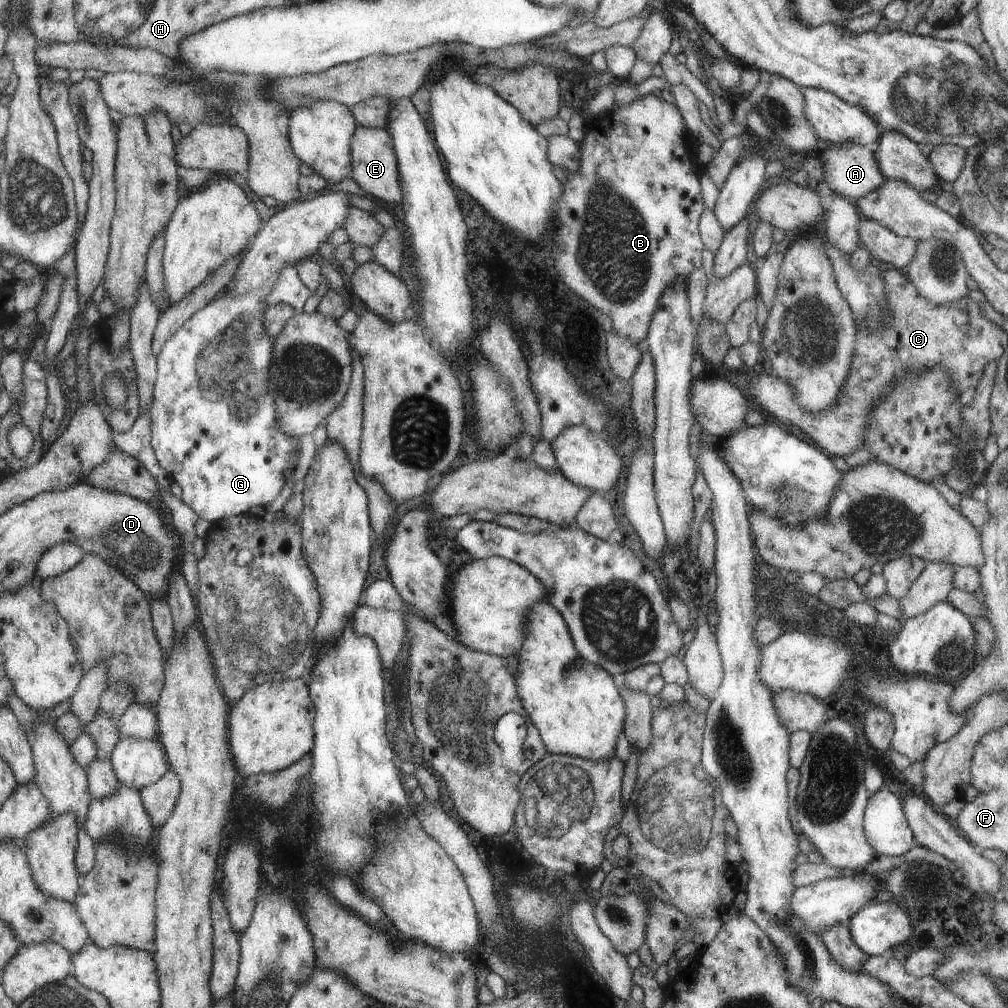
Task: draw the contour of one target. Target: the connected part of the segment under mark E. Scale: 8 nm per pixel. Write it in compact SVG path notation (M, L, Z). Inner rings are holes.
M357 126L351 141L351 174L354 183L365 194L385 204L400 204L403 194L400 188L399 162L396 160L392 136L385 129Z

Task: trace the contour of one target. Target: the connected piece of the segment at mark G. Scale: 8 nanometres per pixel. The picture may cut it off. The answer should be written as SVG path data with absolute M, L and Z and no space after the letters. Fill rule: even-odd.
M345 190L343 192L321 194L321 196L318 195L311 198L302 198L301 201L291 203L282 210L279 210L277 214L269 217L269 220L259 230L259 234L256 234L251 239L251 243L248 245L248 252L245 254L237 271L233 274L231 281L223 288L223 294L217 294L207 307L204 307L188 320L185 320L185 323L163 344L163 347L156 355L156 382L152 389L149 408L151 420L150 446L157 463L165 470L168 479L170 481L175 480L181 488L180 501L189 506L189 509L195 512L195 515L205 523L211 524L224 518L243 515L254 506L264 507L267 502L271 501L280 492L283 482L290 476L291 471L295 467L297 460L293 462L294 457L292 454L293 451L298 449L299 456L299 440L296 437L284 436L284 433L280 432L277 418L275 418L277 414L275 414L275 408L273 408L275 394L267 387L271 378L271 365L269 365L269 362L273 356L274 340L269 338L263 326L263 315L268 308L266 305L267 296L269 296L273 286L275 286L279 272L285 266L295 264L301 259L309 258L309 256L316 257L317 248L324 241L326 242L327 235L334 229L343 226L344 220L347 219L349 208L352 208L347 202L346 195L347 192Z

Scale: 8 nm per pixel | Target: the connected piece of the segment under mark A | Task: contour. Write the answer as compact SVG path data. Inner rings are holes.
M851 143L848 146L832 146L823 152L821 150L819 160L829 189L837 195L848 197L851 200L857 201L875 188L880 188L886 182L877 165L872 147L867 145L861 146Z

